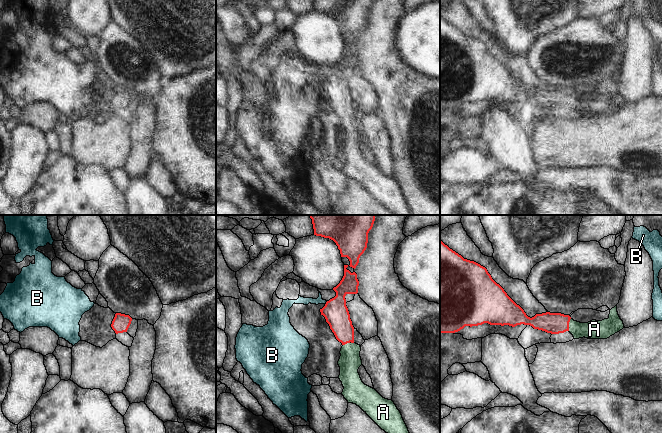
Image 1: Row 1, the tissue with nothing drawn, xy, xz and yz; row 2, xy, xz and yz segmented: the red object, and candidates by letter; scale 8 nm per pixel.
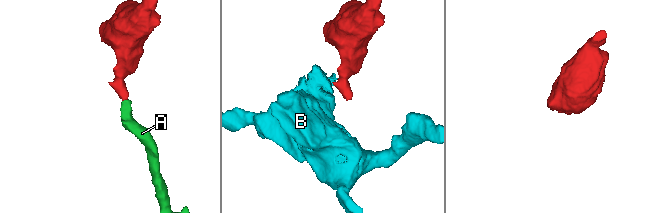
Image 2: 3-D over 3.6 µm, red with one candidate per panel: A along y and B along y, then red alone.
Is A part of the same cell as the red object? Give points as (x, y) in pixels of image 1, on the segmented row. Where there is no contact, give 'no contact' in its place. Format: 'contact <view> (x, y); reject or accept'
contact yz (568, 324); accept

